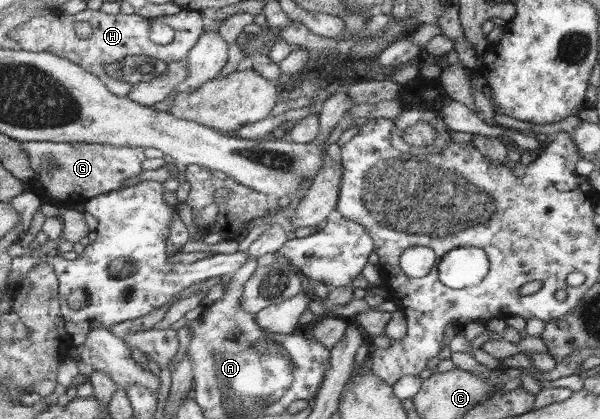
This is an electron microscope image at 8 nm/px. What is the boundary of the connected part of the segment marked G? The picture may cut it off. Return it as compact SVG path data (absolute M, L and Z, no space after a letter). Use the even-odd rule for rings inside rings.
M32 141L20 142L20 147L28 155L28 163L35 171L33 179L28 181L30 191L40 195L42 203L52 203L59 209L72 209L91 197L120 189L125 179L142 172L142 162L147 158L145 149L138 146Z

